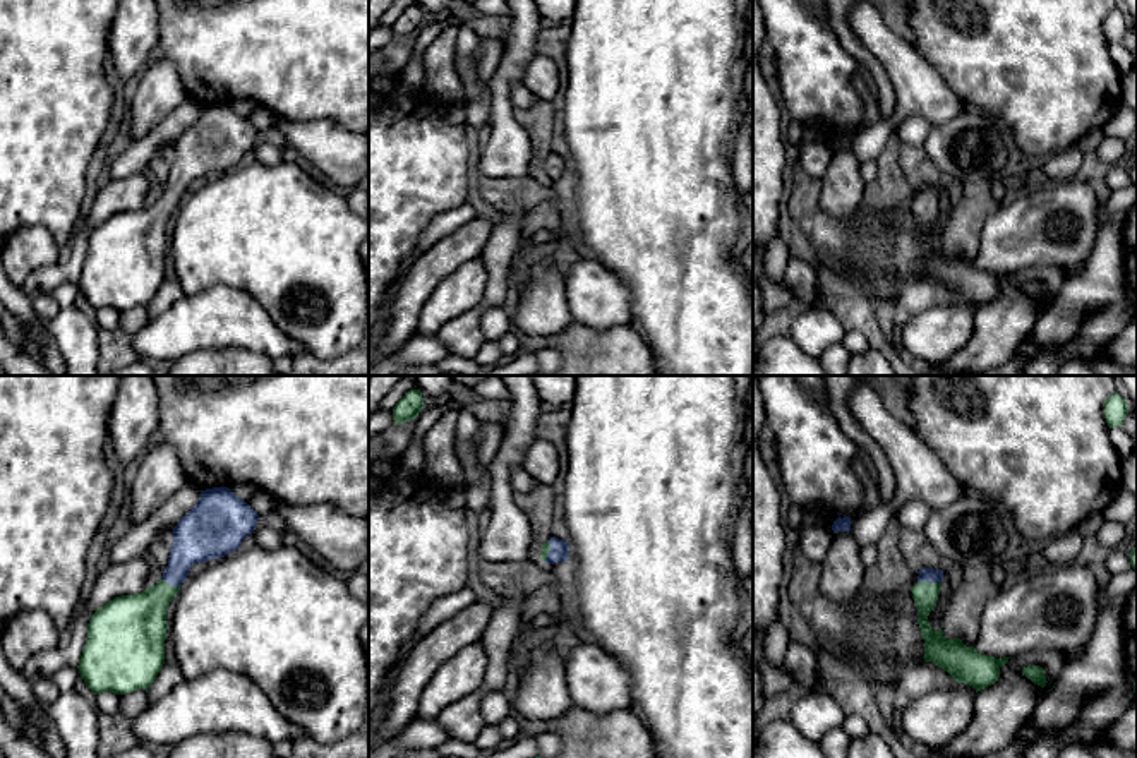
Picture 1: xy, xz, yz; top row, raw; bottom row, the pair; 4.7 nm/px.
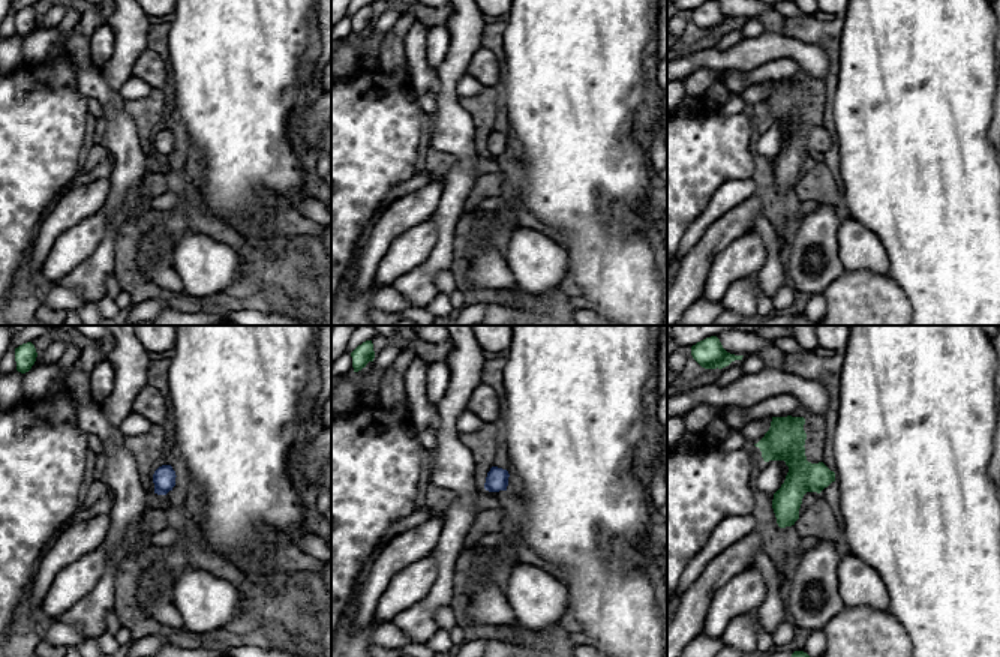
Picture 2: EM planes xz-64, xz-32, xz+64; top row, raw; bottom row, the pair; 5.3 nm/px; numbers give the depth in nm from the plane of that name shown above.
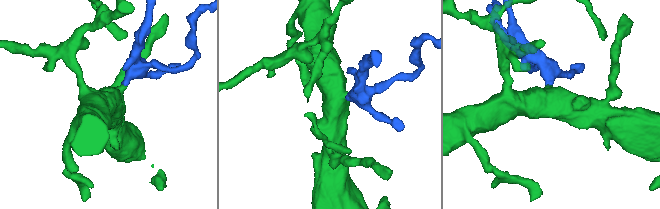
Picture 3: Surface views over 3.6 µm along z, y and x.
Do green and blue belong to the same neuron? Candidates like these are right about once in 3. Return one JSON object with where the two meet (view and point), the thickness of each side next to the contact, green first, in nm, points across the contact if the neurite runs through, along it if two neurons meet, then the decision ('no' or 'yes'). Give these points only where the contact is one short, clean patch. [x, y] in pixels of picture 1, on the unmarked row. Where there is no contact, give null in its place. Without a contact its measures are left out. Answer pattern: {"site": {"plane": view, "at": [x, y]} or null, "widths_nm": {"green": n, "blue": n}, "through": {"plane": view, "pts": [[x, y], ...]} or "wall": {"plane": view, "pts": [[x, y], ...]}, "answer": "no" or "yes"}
{"site": {"plane": "yz", "at": [926, 198]}, "widths_nm": {"green": 120, "blue": 70}, "through": {"plane": "yz", "pts": [[925, 210], [926, 198], [930, 191]]}, "answer": "yes"}

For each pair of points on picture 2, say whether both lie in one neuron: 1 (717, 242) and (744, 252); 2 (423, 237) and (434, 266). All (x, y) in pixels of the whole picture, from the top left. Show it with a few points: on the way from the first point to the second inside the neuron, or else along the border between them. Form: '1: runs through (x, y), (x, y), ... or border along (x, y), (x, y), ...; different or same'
1: border along (748, 228), (714, 258), (708, 275); different
2: border along (435, 221), (437, 242), (431, 254), (401, 276); different

